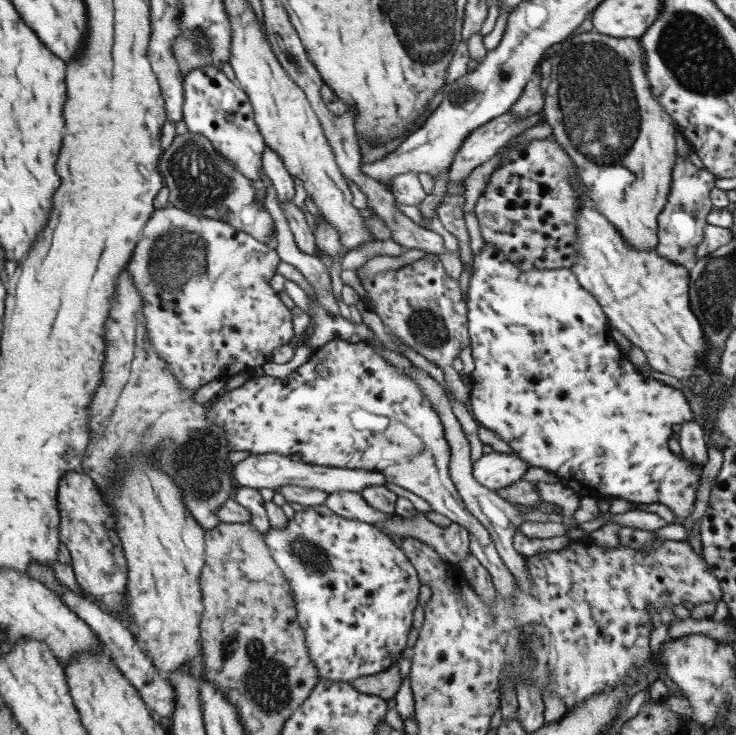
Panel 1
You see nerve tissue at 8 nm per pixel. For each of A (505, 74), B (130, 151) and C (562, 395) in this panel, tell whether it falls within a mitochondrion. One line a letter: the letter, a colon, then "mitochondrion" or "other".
A: mitochondrion
B: other
C: other

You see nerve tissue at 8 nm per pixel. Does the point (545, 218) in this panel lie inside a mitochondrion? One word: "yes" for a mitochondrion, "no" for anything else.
no

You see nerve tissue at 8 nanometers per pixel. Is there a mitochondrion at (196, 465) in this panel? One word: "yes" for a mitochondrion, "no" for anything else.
yes

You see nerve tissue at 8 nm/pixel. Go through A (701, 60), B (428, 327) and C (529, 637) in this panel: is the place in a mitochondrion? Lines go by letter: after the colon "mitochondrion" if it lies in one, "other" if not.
A: mitochondrion
B: mitochondrion
C: mitochondrion

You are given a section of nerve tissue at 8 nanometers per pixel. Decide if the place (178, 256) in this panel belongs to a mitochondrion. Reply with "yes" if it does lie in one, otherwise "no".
yes

